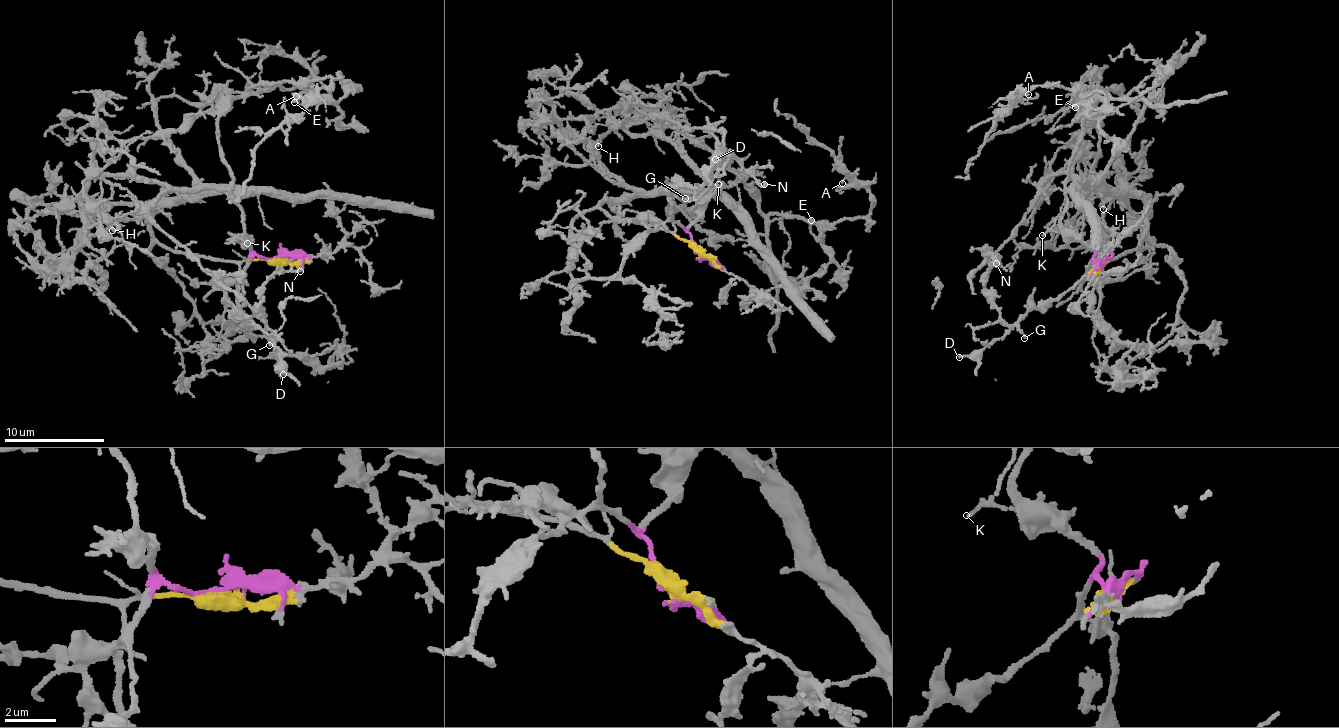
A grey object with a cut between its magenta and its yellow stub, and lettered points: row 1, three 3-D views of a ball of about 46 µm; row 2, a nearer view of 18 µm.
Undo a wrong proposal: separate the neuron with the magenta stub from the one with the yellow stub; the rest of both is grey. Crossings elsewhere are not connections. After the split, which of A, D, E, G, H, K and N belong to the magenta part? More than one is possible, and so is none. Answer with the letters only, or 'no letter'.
A, D, E, G, K, N

